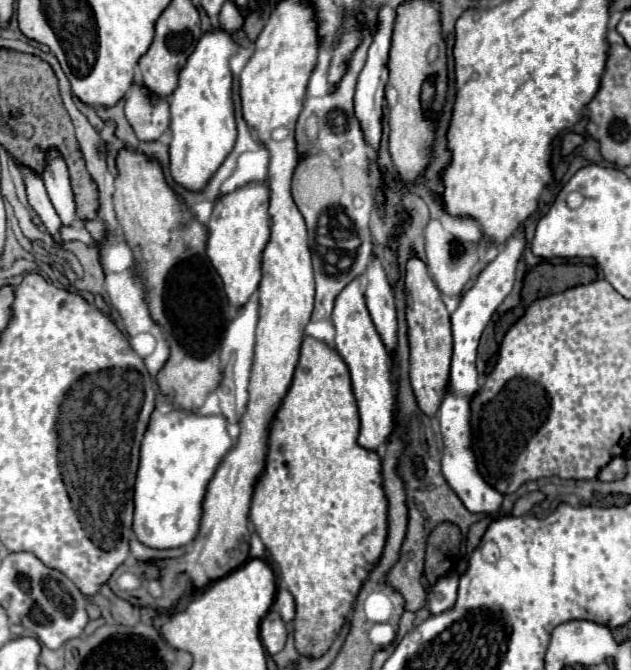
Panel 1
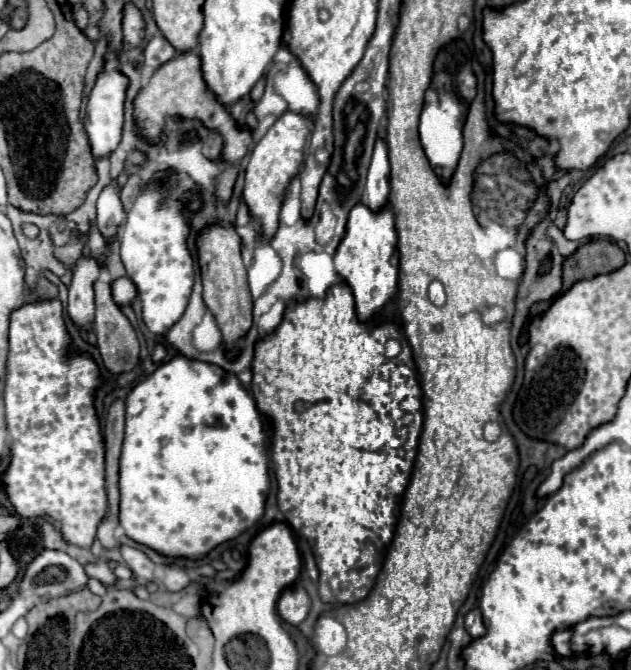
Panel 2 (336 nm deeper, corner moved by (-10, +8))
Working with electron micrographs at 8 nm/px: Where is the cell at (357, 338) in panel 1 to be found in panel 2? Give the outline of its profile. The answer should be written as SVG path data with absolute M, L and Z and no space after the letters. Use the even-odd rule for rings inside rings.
M358 202L350 210L344 238L334 254L334 266L340 278L352 288L360 320L366 322L374 314L384 310L384 306L394 298L398 286L396 230L390 204L384 204L380 210L370 210L366 204Z

